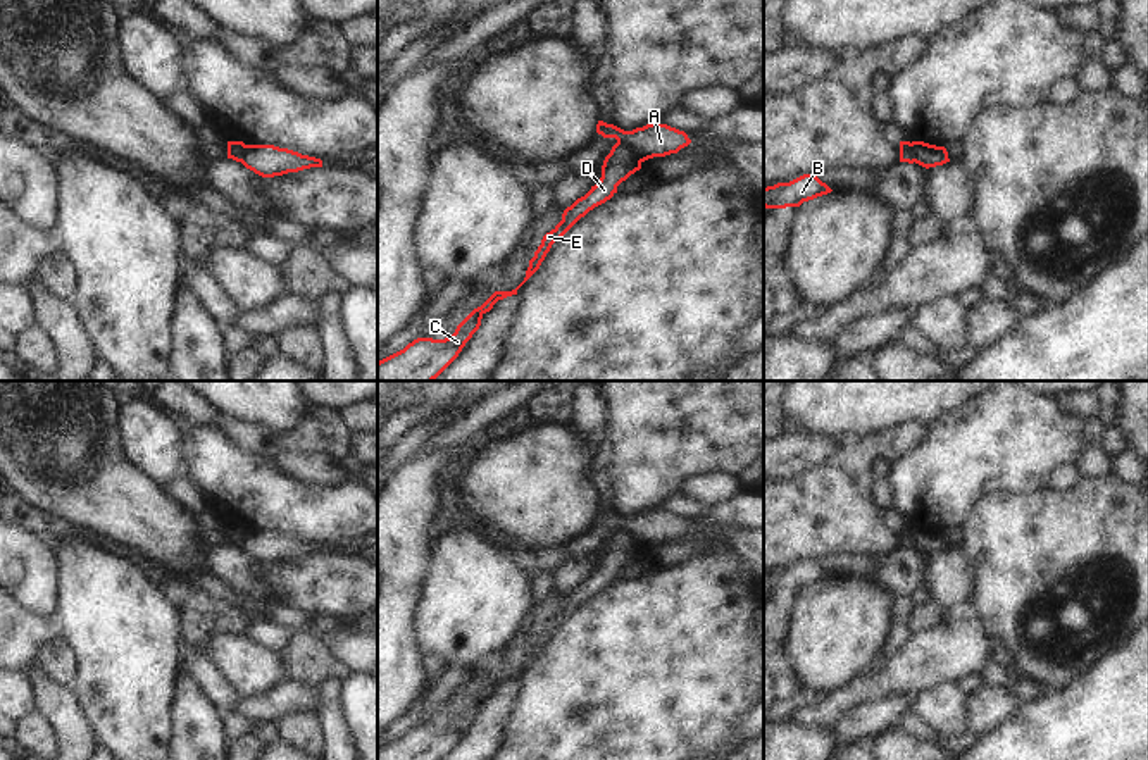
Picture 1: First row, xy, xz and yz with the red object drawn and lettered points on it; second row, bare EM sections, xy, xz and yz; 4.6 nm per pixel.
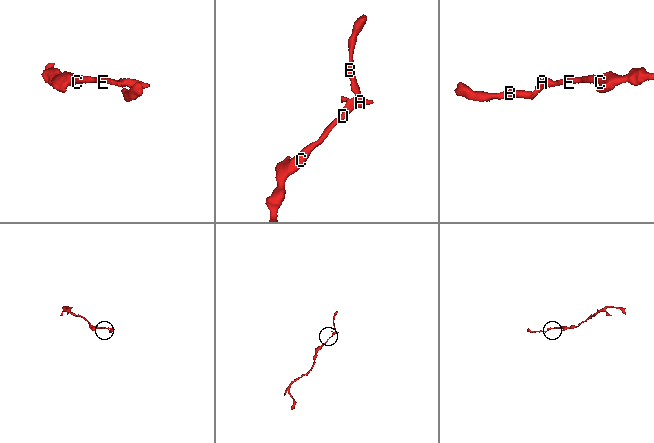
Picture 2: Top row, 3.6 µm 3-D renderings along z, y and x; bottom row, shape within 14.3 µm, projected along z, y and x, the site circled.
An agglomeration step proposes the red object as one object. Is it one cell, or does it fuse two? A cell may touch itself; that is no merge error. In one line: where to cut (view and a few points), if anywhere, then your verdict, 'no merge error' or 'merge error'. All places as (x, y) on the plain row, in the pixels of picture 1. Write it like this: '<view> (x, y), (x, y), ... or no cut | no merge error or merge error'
xz (617, 526), (642, 547) | merge error

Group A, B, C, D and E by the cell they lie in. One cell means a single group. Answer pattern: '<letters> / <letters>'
A B / C D E

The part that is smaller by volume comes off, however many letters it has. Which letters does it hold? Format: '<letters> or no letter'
A, B

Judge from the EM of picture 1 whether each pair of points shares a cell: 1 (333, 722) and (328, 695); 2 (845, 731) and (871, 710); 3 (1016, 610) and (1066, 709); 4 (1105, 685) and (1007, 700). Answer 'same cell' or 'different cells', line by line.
1: same cell
2: same cell
3: different cells
4: different cells

